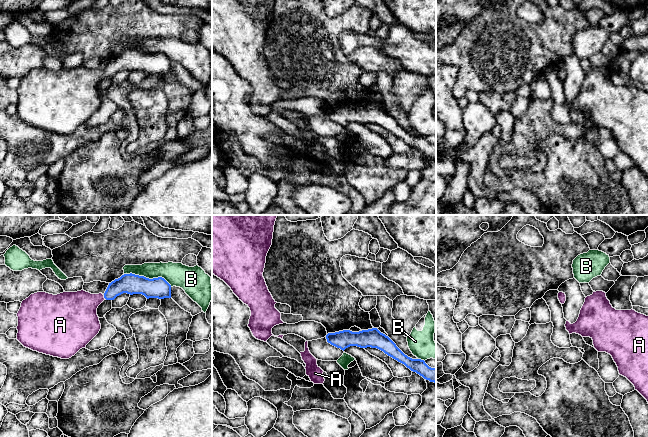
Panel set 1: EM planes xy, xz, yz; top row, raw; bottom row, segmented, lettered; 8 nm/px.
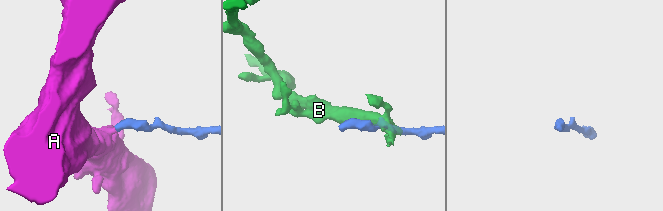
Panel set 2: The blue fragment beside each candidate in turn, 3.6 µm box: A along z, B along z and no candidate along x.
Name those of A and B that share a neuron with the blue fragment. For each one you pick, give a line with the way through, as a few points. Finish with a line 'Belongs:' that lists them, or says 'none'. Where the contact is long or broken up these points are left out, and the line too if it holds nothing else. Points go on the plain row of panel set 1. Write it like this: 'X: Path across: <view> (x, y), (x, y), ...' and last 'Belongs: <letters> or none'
A: Path across: xy (131, 60), (120, 61), (104, 73), (84, 80), (77, 87)
Belongs: A

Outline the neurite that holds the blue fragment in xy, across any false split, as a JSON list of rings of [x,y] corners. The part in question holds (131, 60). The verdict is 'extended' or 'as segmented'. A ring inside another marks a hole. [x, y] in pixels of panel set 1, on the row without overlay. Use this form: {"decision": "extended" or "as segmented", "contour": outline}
{"decision": "extended", "contour": [[[124,50],[109,59],[104,70],[91,70],[84,66],[63,68],[57,71],[46,68],[31,70],[22,77],[17,89],[17,116],[33,127],[69,135],[99,109],[101,100],[97,91],[98,82],[106,76],[114,76],[117,72],[127,69],[142,70],[149,74],[171,74],[171,61],[162,53],[149,55],[135,50]]]}

